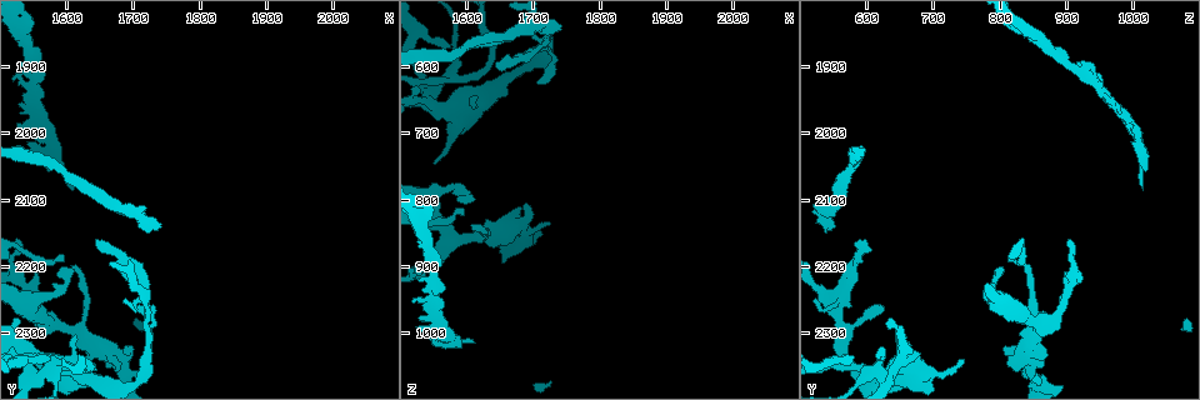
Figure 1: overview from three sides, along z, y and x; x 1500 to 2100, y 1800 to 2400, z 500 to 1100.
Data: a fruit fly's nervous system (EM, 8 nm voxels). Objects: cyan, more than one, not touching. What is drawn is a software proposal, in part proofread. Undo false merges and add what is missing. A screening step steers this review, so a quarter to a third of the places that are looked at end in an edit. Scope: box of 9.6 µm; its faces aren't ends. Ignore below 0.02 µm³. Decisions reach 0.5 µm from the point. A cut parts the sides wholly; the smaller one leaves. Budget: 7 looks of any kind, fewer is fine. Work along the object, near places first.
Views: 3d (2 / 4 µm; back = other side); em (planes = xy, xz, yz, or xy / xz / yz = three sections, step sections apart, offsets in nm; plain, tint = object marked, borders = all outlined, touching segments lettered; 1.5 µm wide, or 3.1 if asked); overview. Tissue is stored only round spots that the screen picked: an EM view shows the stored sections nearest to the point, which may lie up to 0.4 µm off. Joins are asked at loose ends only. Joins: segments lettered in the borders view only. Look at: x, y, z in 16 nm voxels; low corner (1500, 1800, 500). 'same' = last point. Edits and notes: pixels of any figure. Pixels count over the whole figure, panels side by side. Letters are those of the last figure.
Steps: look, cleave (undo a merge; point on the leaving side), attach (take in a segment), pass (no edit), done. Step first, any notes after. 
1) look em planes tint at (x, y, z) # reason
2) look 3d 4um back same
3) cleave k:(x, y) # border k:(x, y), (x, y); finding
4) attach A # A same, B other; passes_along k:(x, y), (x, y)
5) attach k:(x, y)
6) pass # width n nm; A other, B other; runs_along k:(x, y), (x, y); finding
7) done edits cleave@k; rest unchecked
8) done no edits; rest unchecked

look 3d 4um at (1550, 2345, 745) # tapers out

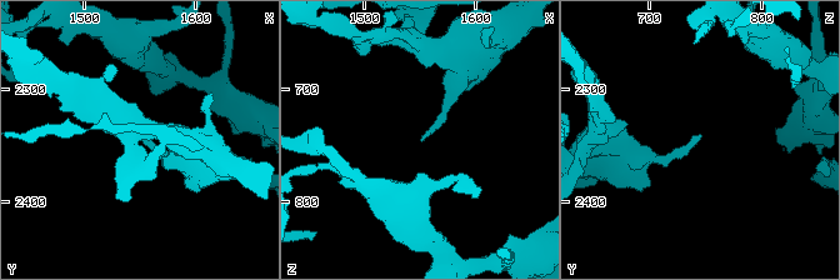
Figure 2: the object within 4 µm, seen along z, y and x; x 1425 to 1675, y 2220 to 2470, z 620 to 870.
look em xy step 8 tint at (1554, 2342, 744) # shape alone is not enough

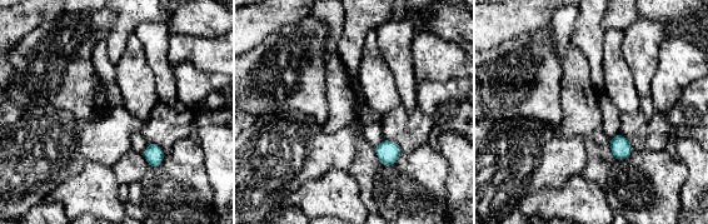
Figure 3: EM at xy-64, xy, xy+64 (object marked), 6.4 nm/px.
look em planes borders same

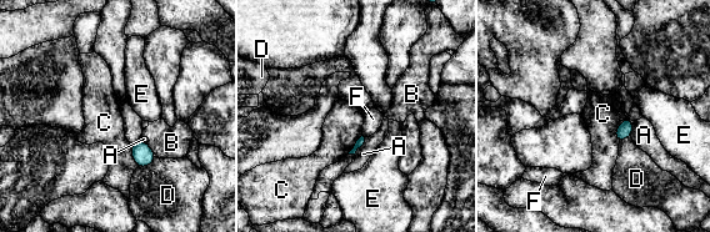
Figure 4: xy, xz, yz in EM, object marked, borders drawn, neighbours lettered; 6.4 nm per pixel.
pass # longest_contact C 170 nm; A other, B other, C other, D other, E other, F other; border 4:(365, 137), (365, 141), (354, 154); no lettered segment goes on from it

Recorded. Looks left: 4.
look 3d 2um back at (1675, 2345, 810) # free end

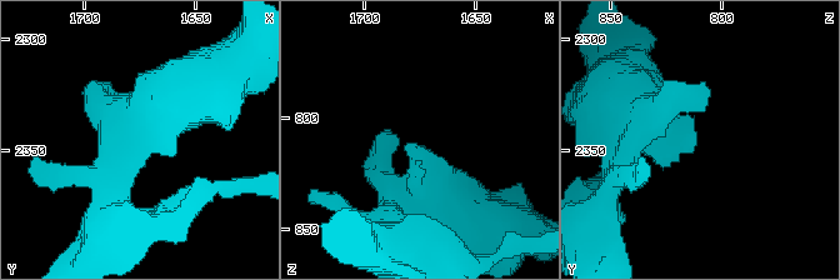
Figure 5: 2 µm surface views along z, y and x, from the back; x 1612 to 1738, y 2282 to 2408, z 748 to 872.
look em planes borders at (1678, 2341, 810) # now the EM

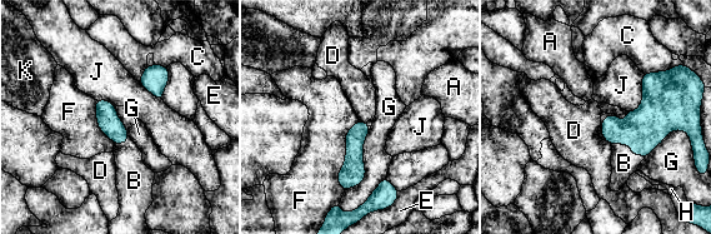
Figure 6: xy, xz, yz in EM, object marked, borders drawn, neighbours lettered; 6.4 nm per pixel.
attach B # A other, B same, C other, D other, E other, F other, G other, H other, J other, K other; passes_along 6:(645, 128), (630, 145), (624, 163); the neuron continues

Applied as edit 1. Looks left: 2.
done edits attach@6; rest unchecked

